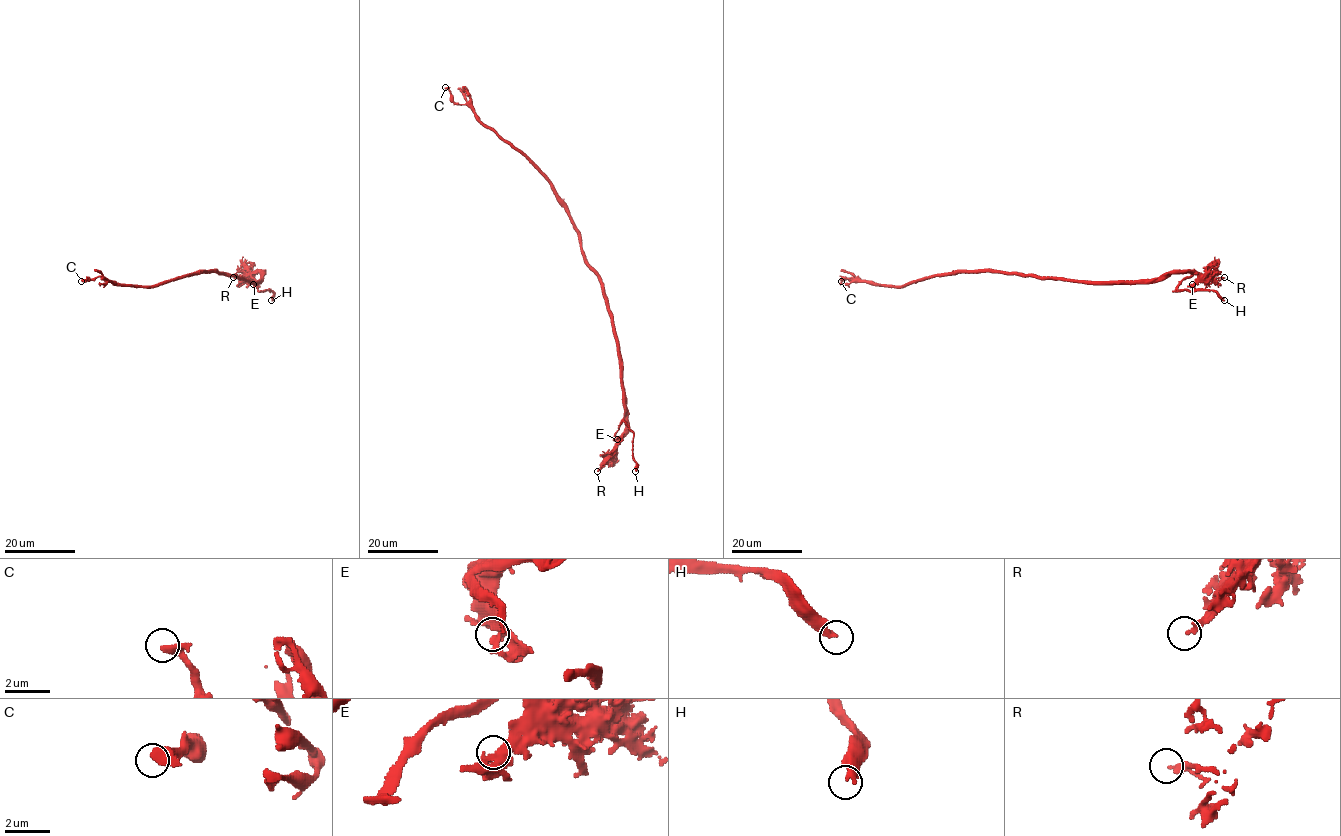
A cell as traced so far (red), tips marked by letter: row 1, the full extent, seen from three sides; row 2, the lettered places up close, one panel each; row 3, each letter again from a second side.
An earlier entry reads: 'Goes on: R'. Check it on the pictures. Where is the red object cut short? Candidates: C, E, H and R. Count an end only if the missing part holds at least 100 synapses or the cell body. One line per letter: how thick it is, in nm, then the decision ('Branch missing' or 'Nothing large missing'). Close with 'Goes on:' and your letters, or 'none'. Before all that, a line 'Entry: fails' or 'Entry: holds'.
Entry: fails
C: Thickness 500 nm. Nothing large missing
E: Thickness 220 nm. Nothing large missing
H: Thickness 280 nm. Branch missing
R: Thickness 280 nm. Nothing large missing
Goes on: H

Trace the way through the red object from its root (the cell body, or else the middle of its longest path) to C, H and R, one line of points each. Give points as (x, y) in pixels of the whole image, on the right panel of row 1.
C: (1029, 276), (1000, 271), (953, 271), (925, 277), (904, 285), (875, 285), (858, 277), (841, 281)
H: (1029, 276), (1079, 281), (1140, 281), (1190, 272), (1175, 291), (1213, 290), (1224, 300)
R: (1029, 276), (1079, 281), (1140, 281), (1167, 277), (1174, 273), (1197, 272), (1224, 277)

